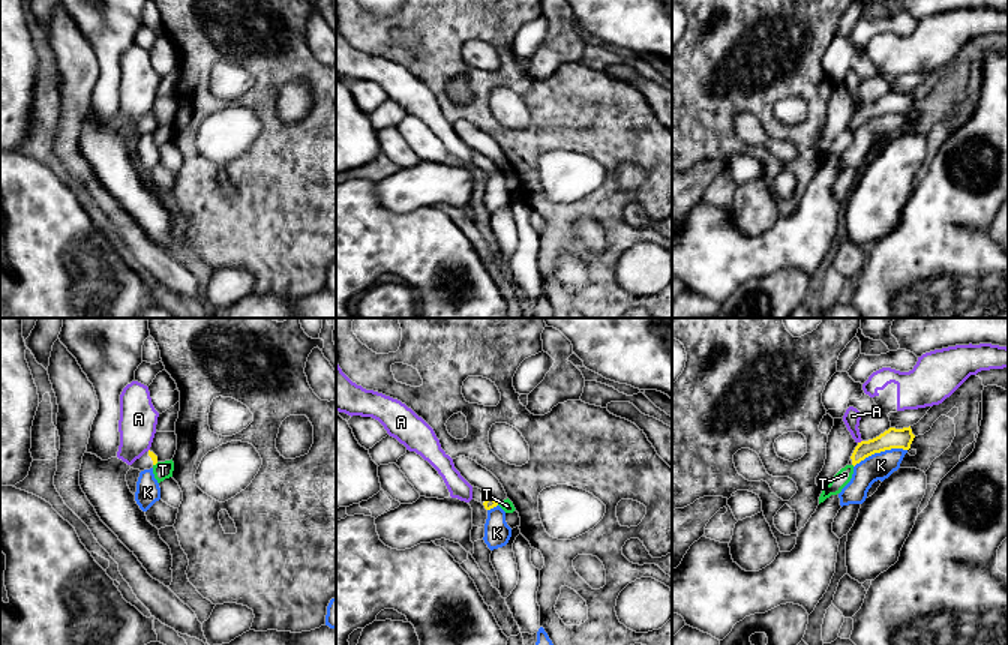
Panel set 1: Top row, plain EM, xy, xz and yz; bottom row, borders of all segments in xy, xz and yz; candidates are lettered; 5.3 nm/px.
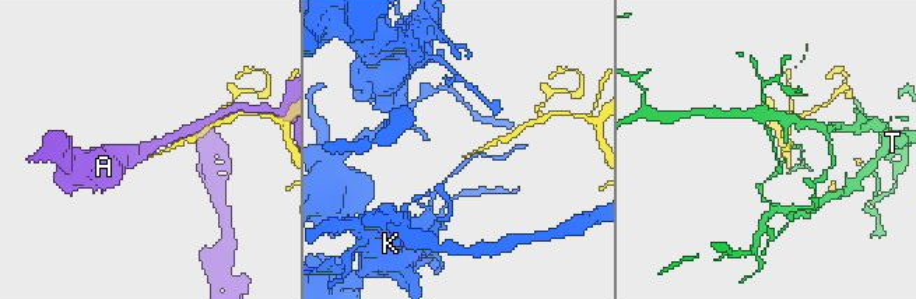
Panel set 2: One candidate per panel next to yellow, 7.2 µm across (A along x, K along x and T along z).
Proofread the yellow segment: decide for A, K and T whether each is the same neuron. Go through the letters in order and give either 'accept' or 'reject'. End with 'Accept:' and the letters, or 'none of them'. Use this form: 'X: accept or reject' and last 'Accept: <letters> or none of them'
A: reject
K: reject
T: reject
Accept: none of them

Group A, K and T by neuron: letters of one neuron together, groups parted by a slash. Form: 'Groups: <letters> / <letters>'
Groups: A / K / T

